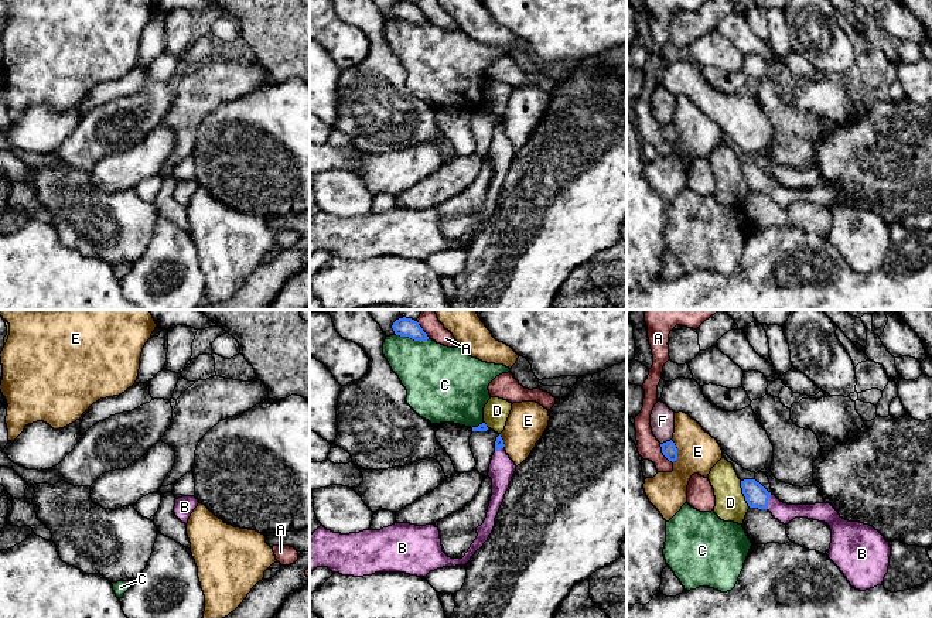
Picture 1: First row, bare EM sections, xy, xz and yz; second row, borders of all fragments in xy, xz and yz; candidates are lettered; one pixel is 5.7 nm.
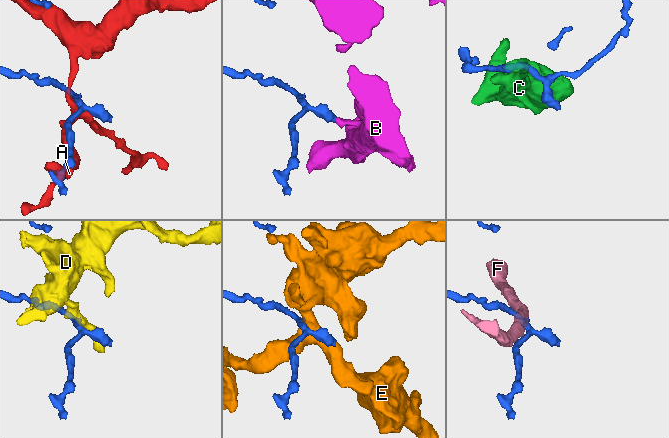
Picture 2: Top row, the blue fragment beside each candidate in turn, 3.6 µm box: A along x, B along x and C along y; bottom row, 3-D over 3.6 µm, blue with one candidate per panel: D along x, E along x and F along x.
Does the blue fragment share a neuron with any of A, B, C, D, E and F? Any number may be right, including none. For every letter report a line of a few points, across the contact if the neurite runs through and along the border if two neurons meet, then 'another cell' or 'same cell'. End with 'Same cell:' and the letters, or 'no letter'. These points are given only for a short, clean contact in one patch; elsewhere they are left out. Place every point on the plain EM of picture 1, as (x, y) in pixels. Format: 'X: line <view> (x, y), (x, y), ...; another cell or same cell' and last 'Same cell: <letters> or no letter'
A: another cell
B: line yz (755, 178), (767, 185), (784, 195); same cell
C: another cell
D: another cell
E: another cell
F: another cell
Same cell: B

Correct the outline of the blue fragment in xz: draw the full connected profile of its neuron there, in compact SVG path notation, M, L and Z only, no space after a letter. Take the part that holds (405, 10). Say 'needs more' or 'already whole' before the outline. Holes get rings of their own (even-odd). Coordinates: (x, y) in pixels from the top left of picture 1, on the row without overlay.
already whole; M406 0L399 1L393 6L392 11L395 17L400 20L409 20L414 24L429 23L427 17L423 14L419 6L412 1L406 1Z

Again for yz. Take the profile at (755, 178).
needs more; M755 163L741 164L741 171L750 191L768 192L784 208L795 201L827 206L832 214L827 239L851 270L866 274L883 267L888 256L891 231L873 209L843 202L830 187L784 187Z

